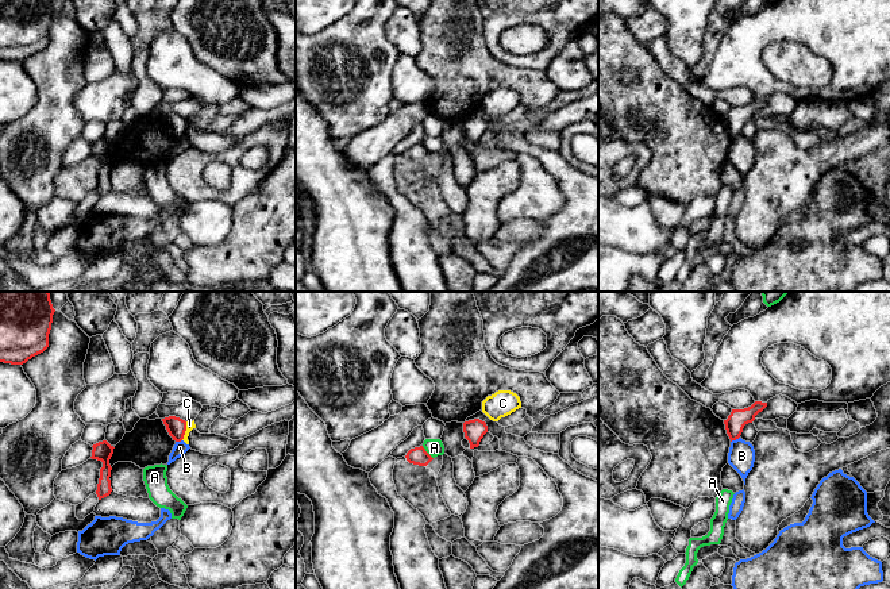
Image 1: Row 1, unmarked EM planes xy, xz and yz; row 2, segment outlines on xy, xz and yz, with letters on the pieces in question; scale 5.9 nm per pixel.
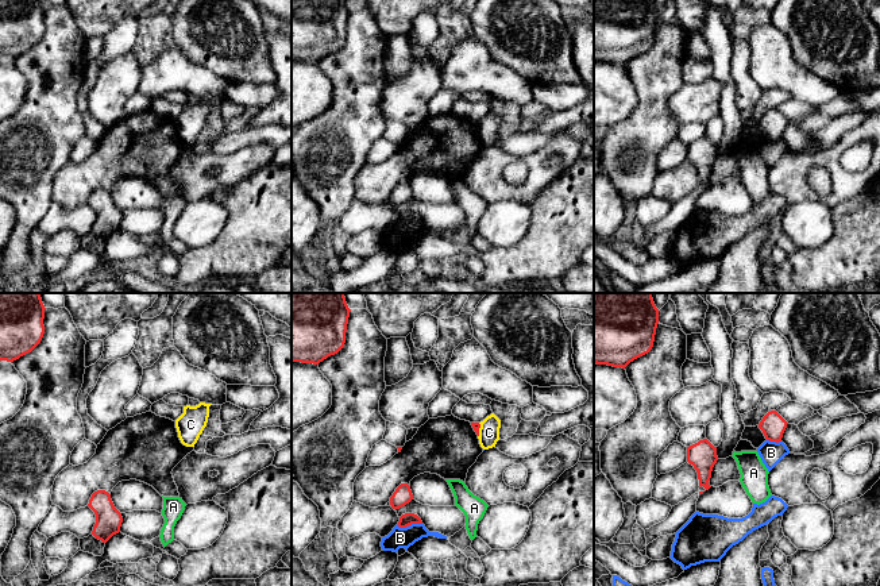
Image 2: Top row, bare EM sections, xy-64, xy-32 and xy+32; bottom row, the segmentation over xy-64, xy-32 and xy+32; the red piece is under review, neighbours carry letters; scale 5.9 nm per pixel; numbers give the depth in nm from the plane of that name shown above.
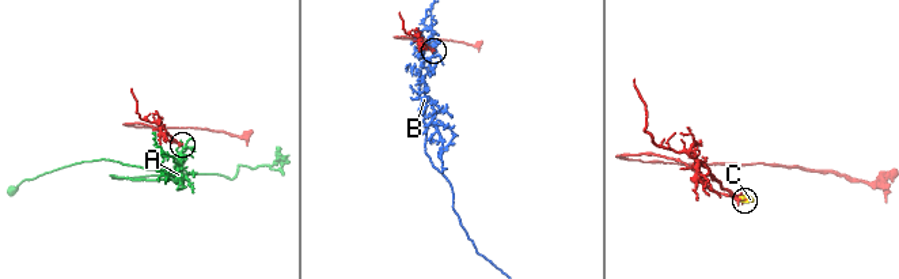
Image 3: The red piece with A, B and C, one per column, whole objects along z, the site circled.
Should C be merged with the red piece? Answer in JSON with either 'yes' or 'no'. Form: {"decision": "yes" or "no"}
{"decision": "no"}

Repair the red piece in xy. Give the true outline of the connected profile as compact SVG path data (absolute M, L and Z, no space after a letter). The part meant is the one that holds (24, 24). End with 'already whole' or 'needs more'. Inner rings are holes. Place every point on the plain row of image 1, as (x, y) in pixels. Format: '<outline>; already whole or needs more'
M0 0L0 59L23 62L49 45L51 0Z; already whole

